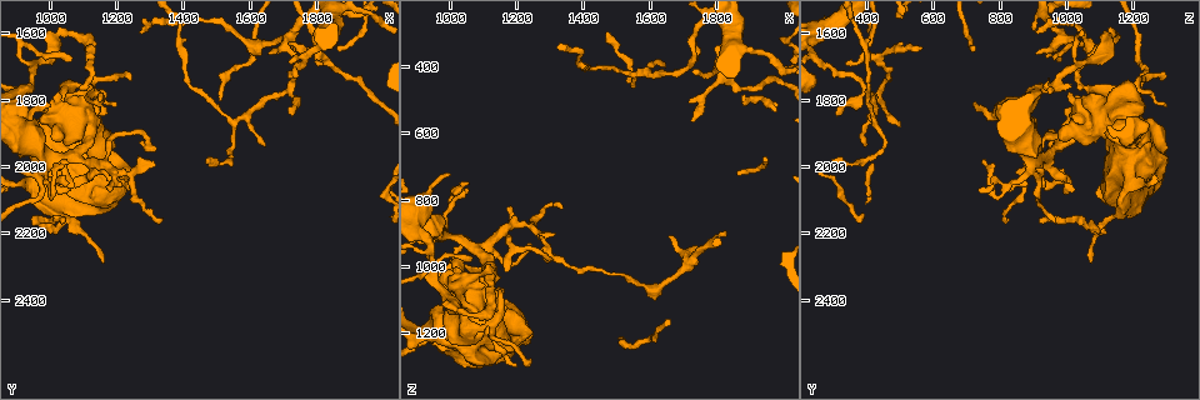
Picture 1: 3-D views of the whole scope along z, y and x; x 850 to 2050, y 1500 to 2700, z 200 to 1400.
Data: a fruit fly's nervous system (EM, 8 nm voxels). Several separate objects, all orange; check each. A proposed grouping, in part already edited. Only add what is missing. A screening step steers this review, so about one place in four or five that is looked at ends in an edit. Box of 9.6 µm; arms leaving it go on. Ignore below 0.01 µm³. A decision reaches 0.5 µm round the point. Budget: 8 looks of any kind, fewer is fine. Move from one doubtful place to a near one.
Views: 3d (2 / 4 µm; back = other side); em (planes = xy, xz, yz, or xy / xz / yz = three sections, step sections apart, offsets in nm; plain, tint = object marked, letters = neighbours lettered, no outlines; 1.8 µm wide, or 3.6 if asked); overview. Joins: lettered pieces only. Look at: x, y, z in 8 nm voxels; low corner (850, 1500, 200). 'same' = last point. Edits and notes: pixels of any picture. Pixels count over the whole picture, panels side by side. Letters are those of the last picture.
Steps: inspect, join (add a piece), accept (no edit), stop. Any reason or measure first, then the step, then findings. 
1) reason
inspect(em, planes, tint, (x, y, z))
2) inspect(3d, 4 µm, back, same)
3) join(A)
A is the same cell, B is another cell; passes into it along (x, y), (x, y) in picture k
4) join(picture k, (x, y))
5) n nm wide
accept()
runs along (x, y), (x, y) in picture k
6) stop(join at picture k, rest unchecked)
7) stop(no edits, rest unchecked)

inspect(3d, 4 µm, (1160, 1970, 1230))

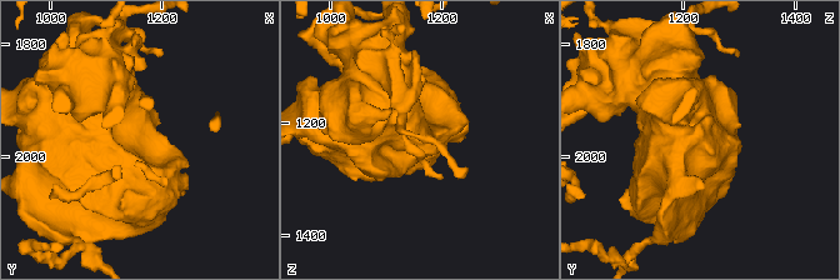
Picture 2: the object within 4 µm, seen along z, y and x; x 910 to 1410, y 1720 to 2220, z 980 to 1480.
need the tissue
inspect(em, 3.6 µm, planes, tint, same)

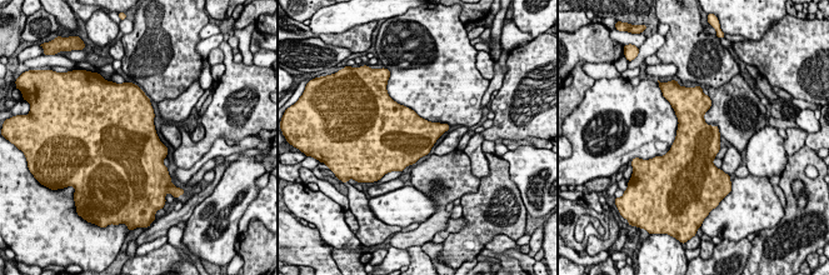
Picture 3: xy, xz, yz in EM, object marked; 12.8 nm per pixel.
inspect(em, 3.6 µm, planes, letters, same)

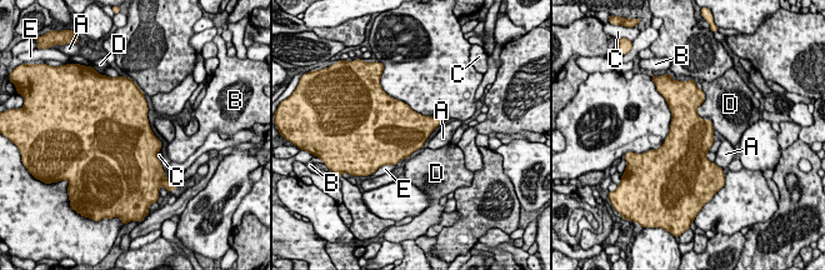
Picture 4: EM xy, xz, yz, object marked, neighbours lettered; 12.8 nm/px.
550 nm wide
accept()
A, B, C, D and E are other cells; border along (700, 89), (703, 119) in picture 4; none of them fits

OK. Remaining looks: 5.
an open end
inspect(em, planes, letters, (950, 2110, 1150))

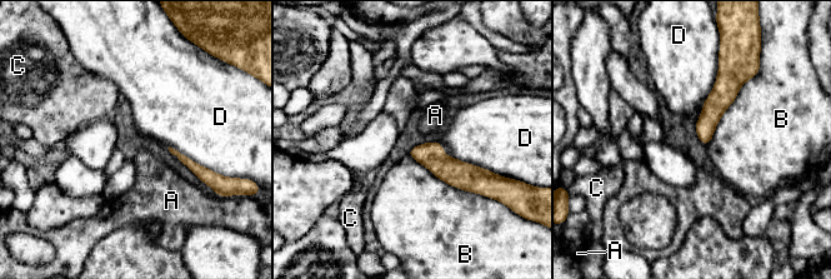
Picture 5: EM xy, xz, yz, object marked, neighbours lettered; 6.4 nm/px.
130 nm wide
accept()
A, B, C and D are other cells; runs along (721, 71), (721, 98), (705, 140) in picture 5; none of them fits

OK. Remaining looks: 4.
calibre changes
inspect(em, 3.6 µm, planes, tint, (1090, 1790, 1080))

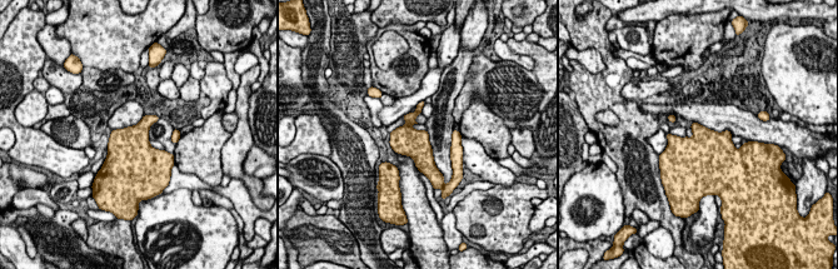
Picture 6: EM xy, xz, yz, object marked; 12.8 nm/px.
inspect(em, 3.6 µm, planes, letters, same)

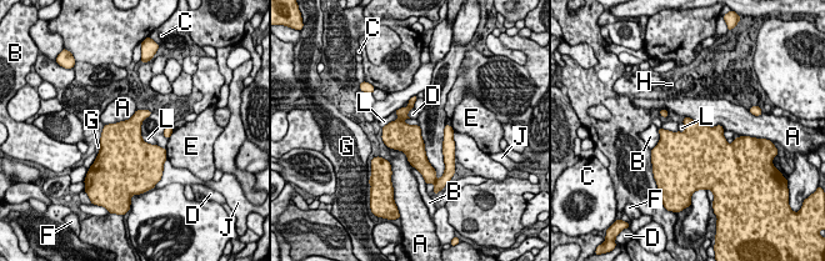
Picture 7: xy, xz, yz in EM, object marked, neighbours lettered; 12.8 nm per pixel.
accept()
A, B, C, D, E, F, G, H, J and L are other cells; border along (401, 120), (419, 126) in picture 7; no lettered piece goes on from it

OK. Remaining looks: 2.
stop(no edits, rest unchecked)

